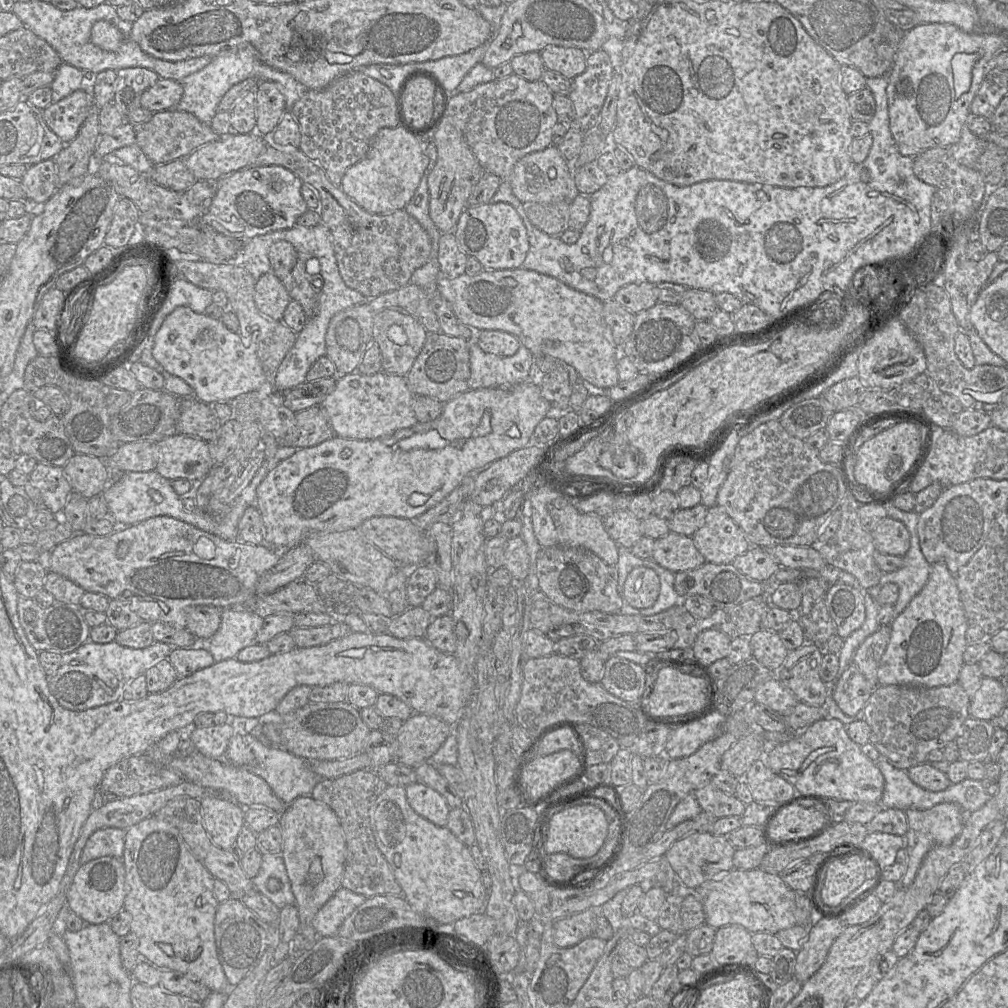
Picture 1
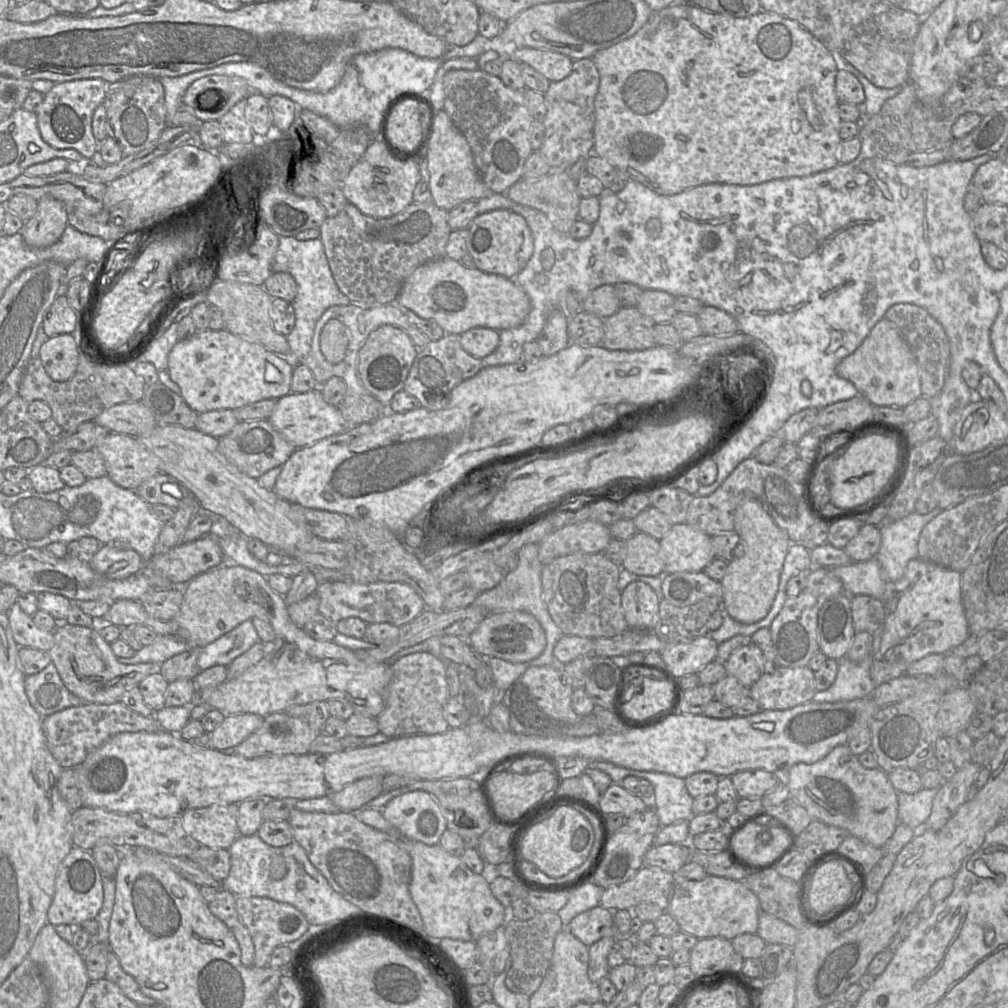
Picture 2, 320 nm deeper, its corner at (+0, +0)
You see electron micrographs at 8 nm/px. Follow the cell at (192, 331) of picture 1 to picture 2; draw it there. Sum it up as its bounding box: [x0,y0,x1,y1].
[167,329,294,414]

